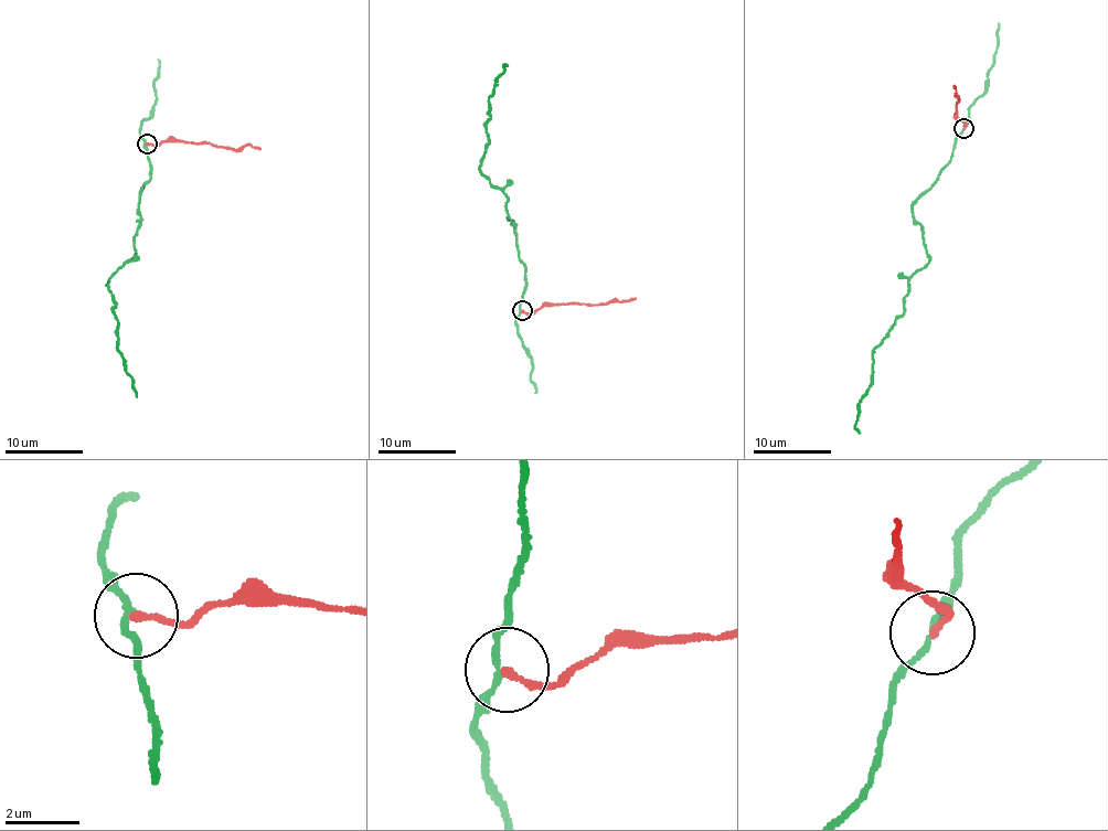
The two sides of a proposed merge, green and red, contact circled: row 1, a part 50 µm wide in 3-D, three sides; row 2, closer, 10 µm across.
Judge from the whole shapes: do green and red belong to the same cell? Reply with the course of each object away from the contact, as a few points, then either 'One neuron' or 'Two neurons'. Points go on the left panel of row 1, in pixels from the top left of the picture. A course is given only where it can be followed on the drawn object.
Course of green: (147, 142), (150, 174), (138, 195), (140, 222), (135, 258), (107, 286), (115, 302), (124, 370), (137, 396). Course of red: (147, 144), (209, 142), (216, 148), (236, 150), (252, 146), (259, 148). Two neurons

